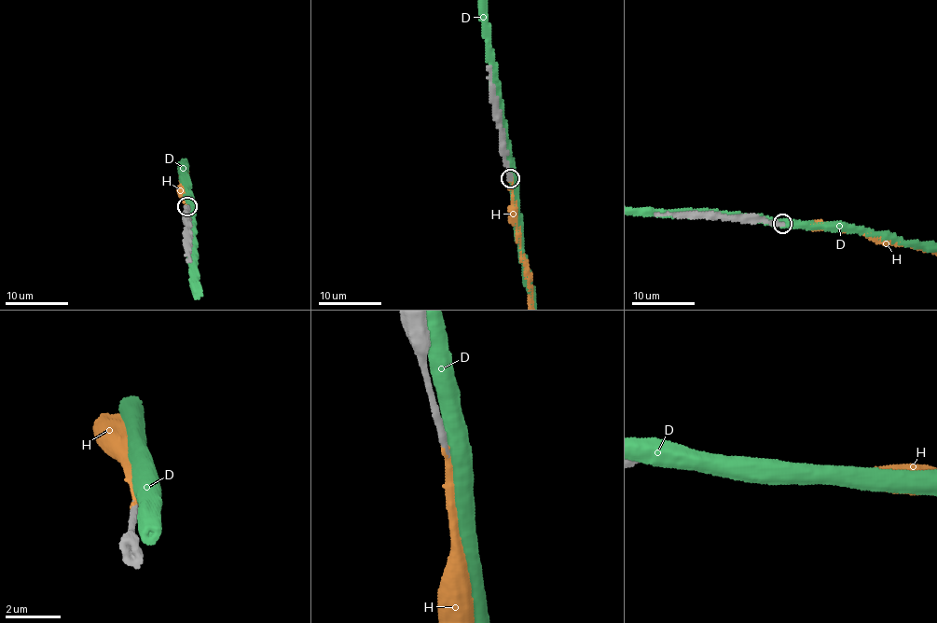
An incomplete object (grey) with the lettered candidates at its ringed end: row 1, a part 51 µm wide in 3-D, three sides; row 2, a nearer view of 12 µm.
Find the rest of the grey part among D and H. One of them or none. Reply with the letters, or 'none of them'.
H

